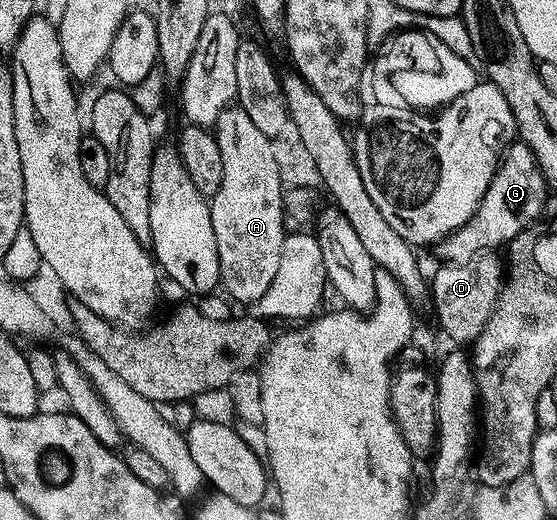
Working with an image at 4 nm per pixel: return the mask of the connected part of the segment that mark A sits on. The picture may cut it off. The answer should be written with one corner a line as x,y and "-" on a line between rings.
238,105
226,107
213,125
217,149
221,153
221,181
215,195
210,196
213,237
217,237
219,258
219,281
222,290
227,290
239,303
253,305
269,289
277,265
281,261
283,244
283,171
279,168
279,155
275,152
272,136
261,133
249,118
249,113

